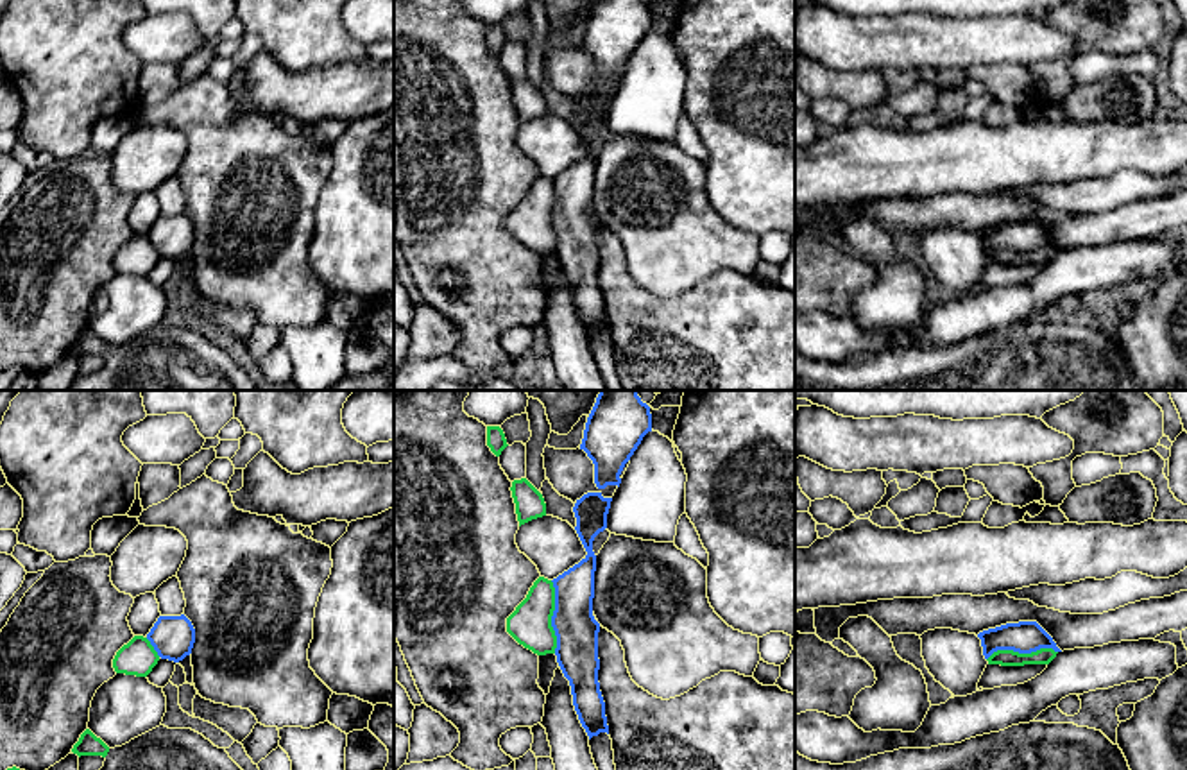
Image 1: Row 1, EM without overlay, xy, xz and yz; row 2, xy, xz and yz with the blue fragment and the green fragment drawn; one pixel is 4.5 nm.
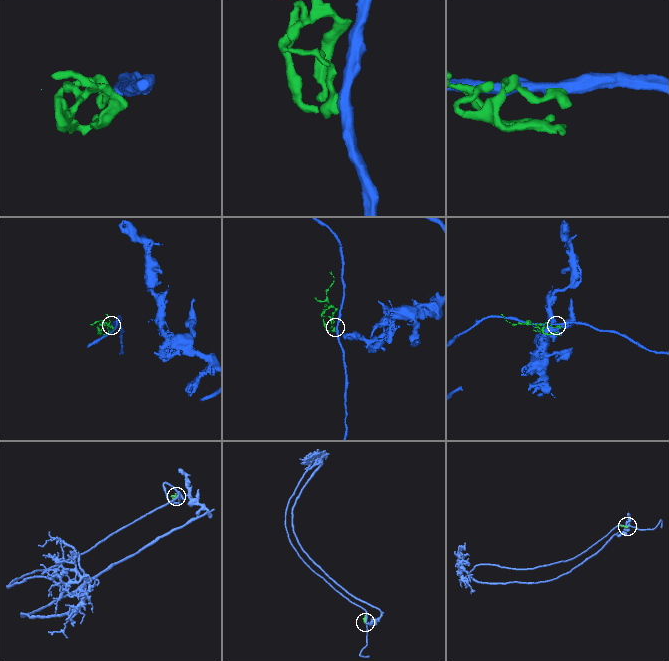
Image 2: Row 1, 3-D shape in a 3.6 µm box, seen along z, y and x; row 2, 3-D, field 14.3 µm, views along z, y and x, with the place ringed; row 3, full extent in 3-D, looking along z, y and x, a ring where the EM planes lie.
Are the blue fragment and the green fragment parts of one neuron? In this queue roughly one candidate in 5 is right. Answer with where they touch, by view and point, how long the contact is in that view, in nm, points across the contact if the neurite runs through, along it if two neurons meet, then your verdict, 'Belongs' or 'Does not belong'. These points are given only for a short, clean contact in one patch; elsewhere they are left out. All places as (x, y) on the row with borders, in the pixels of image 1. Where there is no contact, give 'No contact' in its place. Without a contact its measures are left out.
Touches blue at xz (552, 616). Shared border 320 nm. Boundary: xz (550, 581), (554, 588), (552, 629), (555, 652). Does not belong

